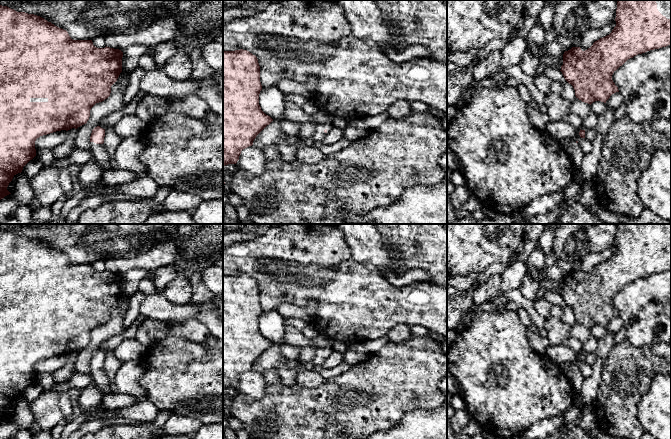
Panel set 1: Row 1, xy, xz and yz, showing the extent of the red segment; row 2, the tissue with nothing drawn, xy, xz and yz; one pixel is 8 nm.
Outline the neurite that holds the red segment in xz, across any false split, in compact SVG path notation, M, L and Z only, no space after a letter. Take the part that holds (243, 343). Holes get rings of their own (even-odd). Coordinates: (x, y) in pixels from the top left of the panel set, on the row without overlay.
M223 274L223 400L224 400L224 390L228 388L236 388L239 384L239 380L241 375L249 370L253 369L253 365L256 360L267 350L269 349L273 343L266 339L259 329L259 318L262 314L262 309L260 306L260 290L258 287L258 283L255 279L250 277L247 274L235 274L235 275L224 275Z

